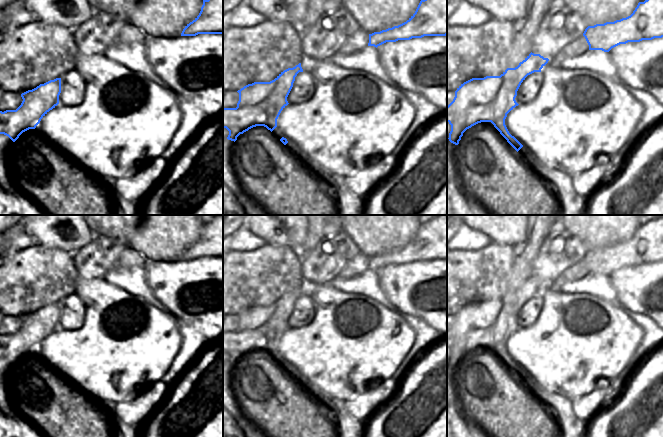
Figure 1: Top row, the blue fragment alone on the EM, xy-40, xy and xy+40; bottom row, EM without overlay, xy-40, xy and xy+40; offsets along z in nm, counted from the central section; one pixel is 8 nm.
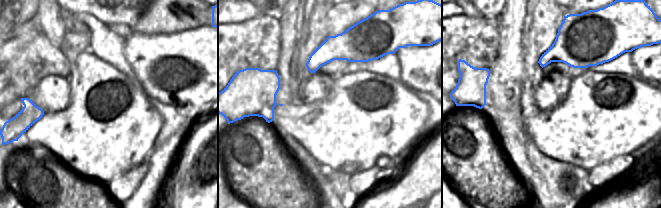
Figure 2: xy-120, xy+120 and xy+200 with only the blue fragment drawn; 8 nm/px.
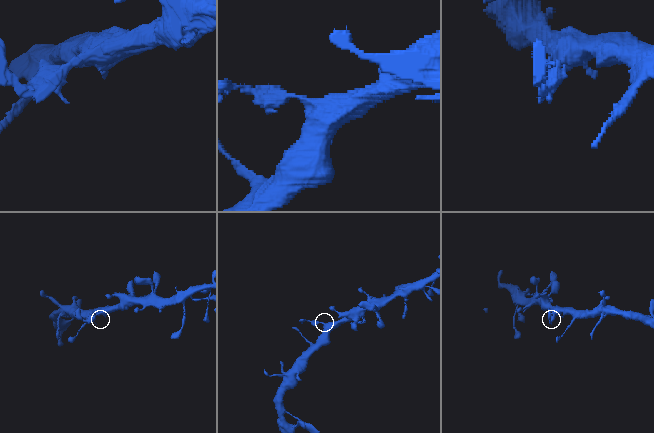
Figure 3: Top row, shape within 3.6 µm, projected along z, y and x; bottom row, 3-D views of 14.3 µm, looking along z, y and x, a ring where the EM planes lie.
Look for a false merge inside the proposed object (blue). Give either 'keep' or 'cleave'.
cleave

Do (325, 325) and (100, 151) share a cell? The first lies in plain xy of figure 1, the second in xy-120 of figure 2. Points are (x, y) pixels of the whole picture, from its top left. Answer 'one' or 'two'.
one

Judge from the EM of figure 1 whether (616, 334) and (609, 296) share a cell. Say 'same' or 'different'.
different

